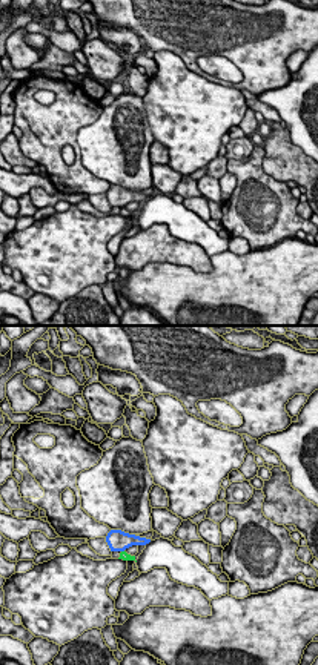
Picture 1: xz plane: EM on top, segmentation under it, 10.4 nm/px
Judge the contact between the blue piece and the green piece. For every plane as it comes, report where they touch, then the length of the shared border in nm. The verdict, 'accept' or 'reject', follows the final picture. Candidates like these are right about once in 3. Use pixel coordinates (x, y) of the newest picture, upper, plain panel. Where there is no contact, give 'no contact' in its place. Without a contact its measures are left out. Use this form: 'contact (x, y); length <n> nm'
no contact

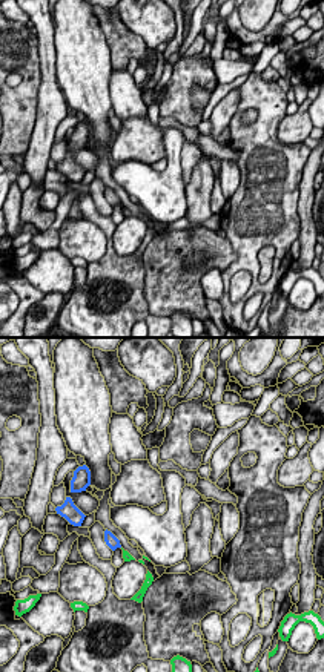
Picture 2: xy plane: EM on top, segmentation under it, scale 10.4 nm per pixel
no contact

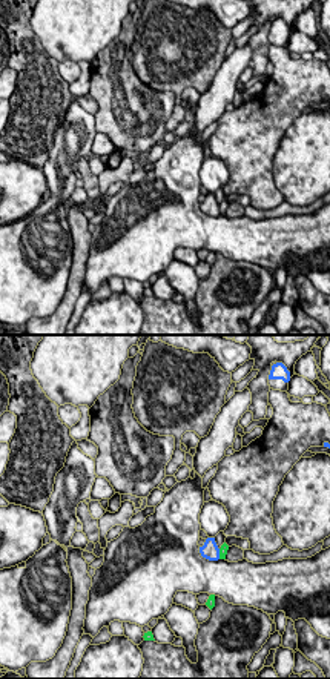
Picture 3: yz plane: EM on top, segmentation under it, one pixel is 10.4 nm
contact (218, 209); length 110 nm

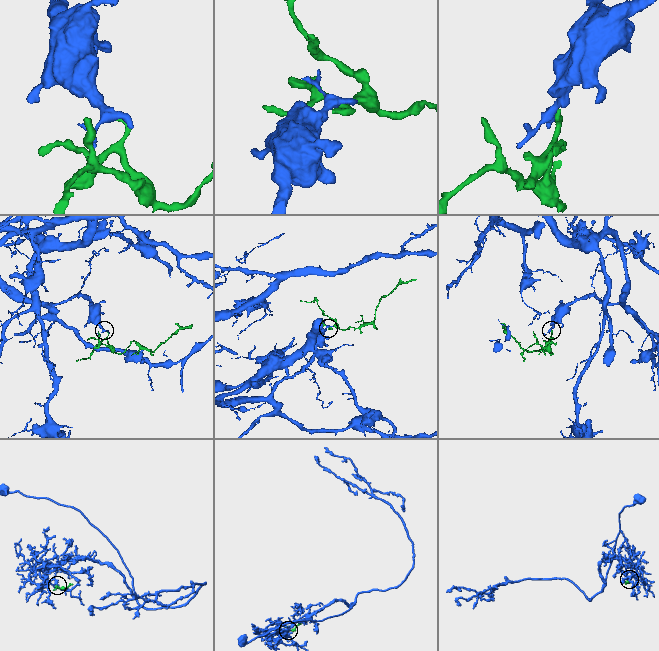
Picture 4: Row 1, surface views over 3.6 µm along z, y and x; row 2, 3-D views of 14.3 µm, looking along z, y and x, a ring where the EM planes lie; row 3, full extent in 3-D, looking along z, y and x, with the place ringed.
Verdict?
reject

